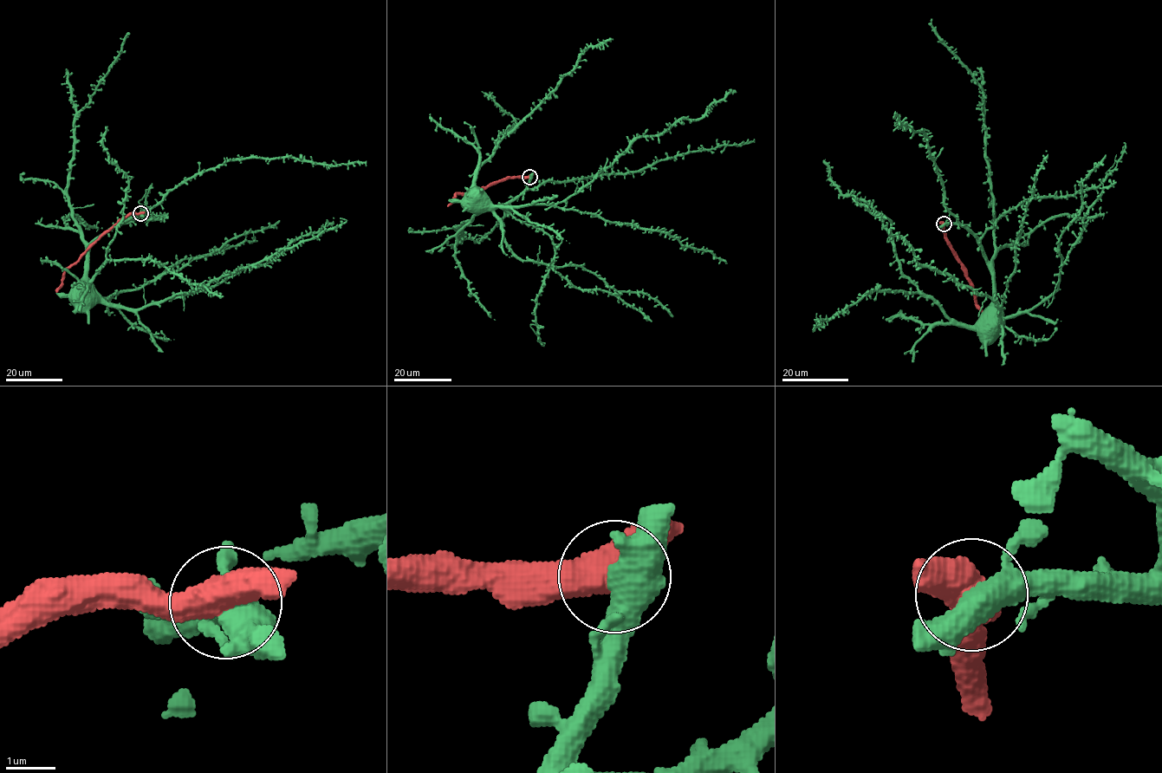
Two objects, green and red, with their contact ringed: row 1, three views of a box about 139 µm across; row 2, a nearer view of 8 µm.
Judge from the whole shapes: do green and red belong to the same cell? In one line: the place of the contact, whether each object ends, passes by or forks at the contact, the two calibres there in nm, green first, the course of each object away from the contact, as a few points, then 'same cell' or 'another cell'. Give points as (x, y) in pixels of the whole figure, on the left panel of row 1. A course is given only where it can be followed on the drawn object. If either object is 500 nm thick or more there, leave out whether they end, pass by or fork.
at (140, 213); 420 nm thick on the green side, 550 nm on the other; green runs (140, 214), (110, 227), (90, 246), (86, 276), (81, 281), (82, 298); red runs (140, 214), (126, 215), (104, 231), (65, 272), (62, 285), (56, 292); another cell

